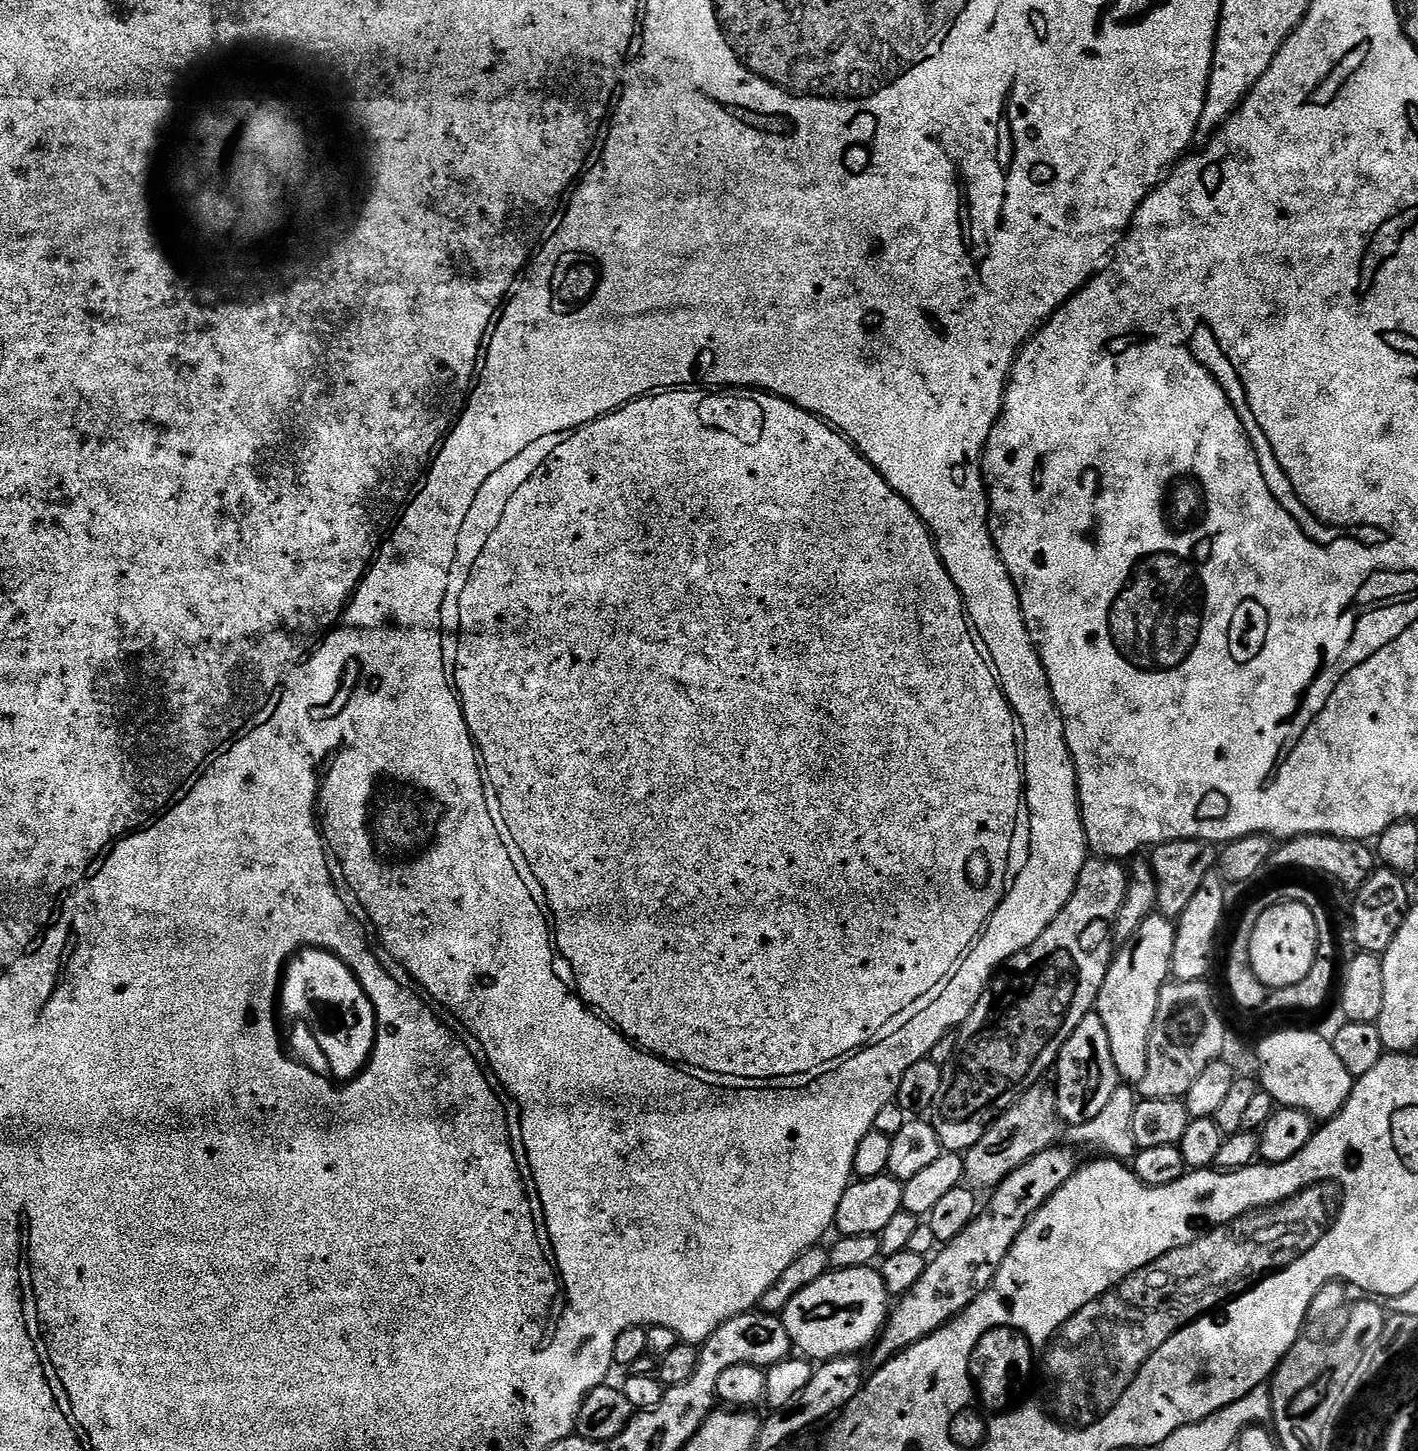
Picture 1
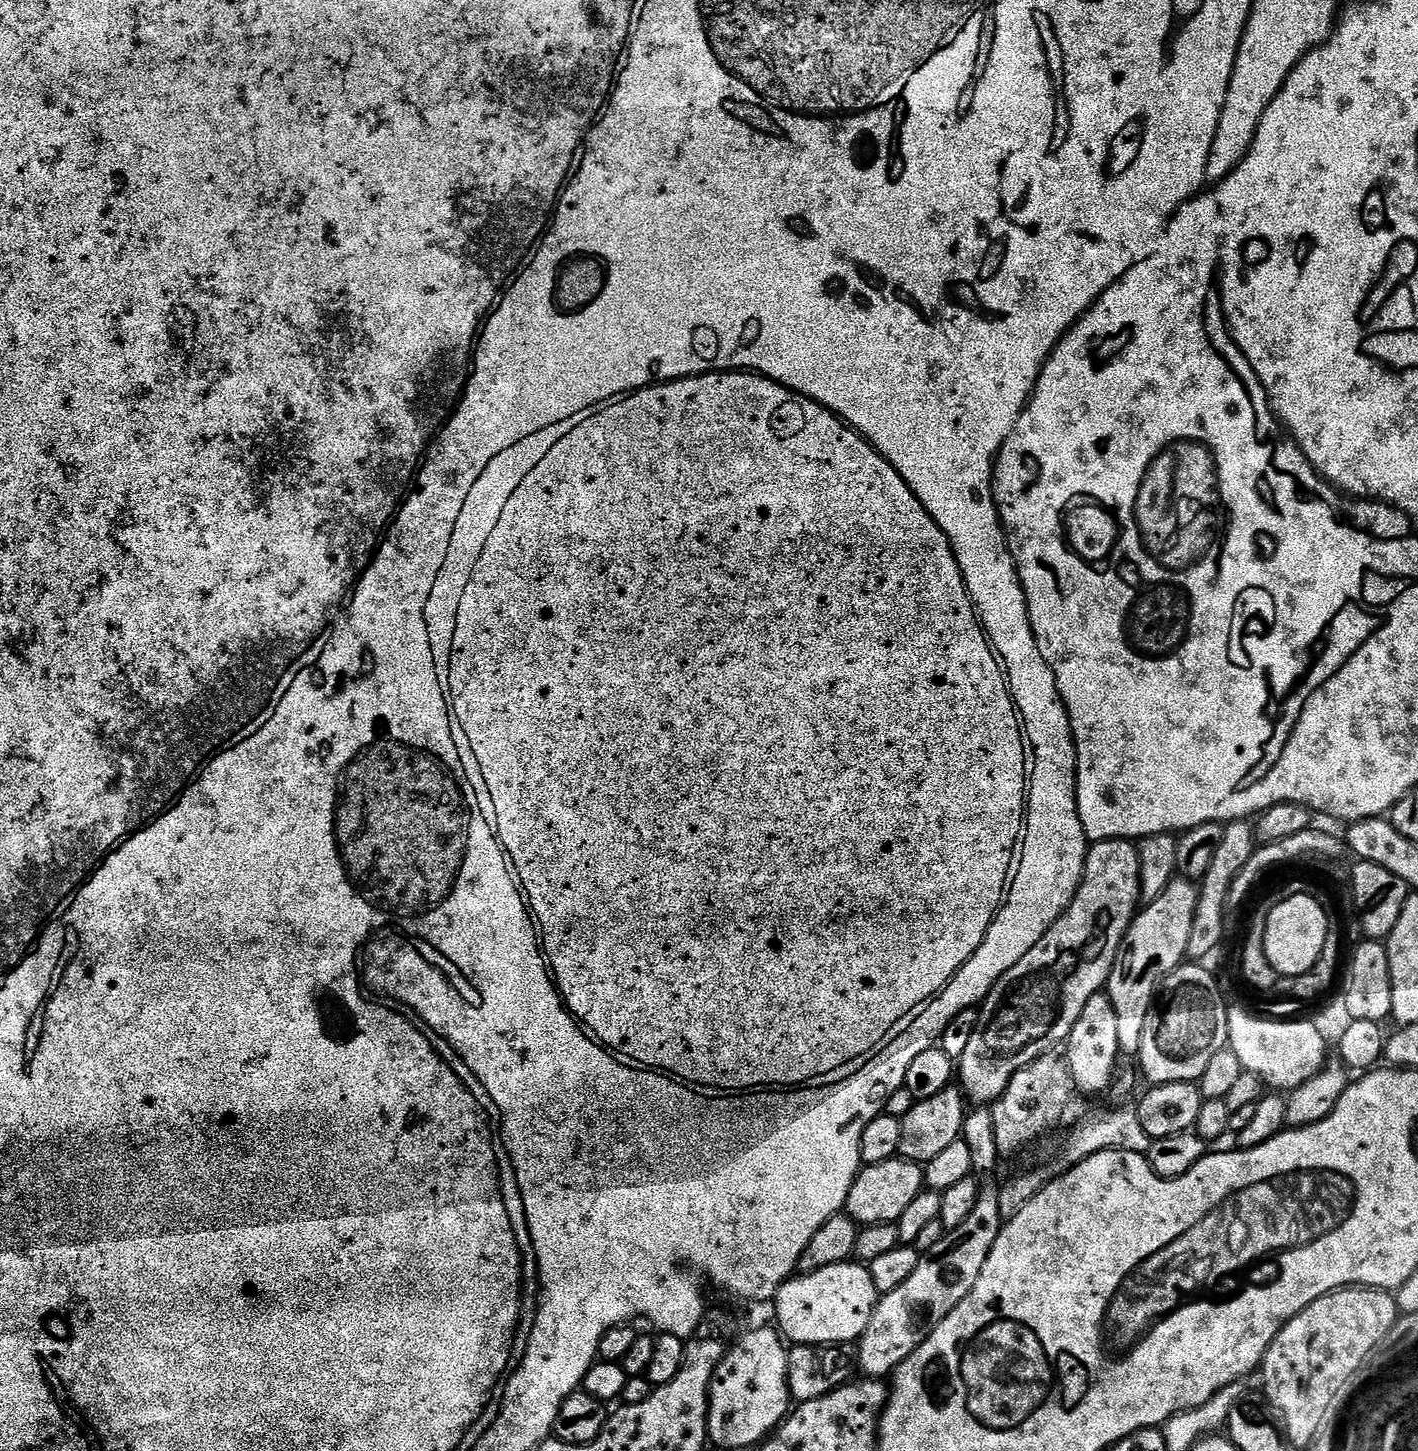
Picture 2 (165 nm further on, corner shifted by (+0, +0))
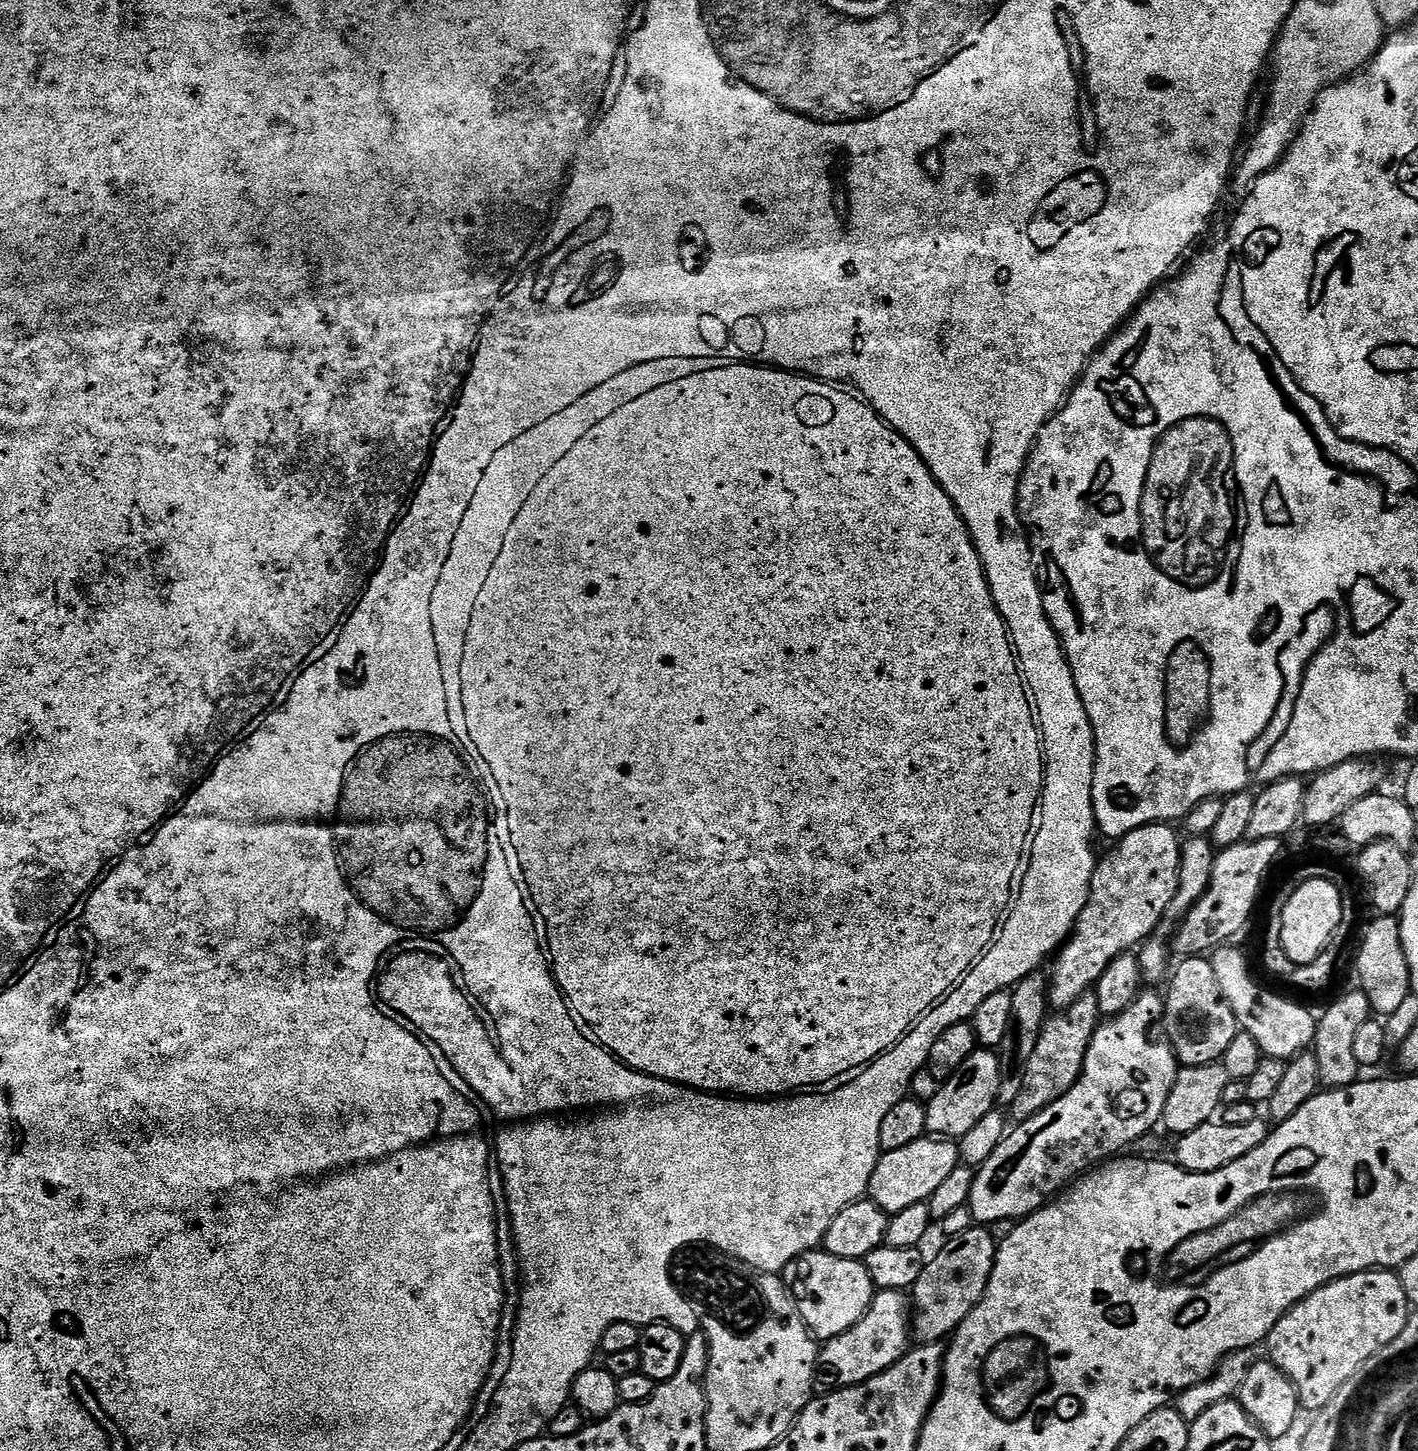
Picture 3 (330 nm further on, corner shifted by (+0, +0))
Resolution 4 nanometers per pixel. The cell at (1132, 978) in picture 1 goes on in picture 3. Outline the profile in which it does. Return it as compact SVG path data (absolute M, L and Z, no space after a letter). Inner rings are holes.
M1189 835L1181 843L1180 870L1179 870L1179 890L1178 894L1167 906L1163 923L1158 927L1152 935L1146 940L1139 949L1138 959L1140 961L1140 975L1143 983L1148 986L1156 986L1160 979L1167 977L1170 972L1170 964L1168 968L1168 952L1170 956L1170 939L1172 936L1171 926L1179 925L1184 919L1186 913L1191 910L1194 905L1204 897L1206 890L1209 888L1210 878L1213 876L1213 862L1215 860L1215 847L1211 839L1205 836Z

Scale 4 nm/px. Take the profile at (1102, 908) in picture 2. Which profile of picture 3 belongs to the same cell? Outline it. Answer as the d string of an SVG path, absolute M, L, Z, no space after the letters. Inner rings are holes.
M1165 822L1162 824L1147 824L1138 830L1134 830L1130 834L1119 837L1115 841L1116 849L1113 852L1108 852L1105 856L1099 857L1096 869L1092 875L1092 885L1090 886L1090 894L1086 906L1082 910L1082 914L1078 918L1076 925L1072 927L1072 935L1064 941L1062 947L1055 953L1054 961L1056 965L1052 968L1050 973L1050 1004L1053 1009L1063 1010L1071 1006L1079 996L1085 995L1089 990L1095 989L1096 983L1102 978L1102 974L1106 970L1106 966L1110 966L1110 962L1114 962L1114 958L1131 953L1137 946L1143 945L1152 933L1162 924L1164 915L1166 914L1167 906L1173 901L1174 896L1178 894L1179 890L1179 870L1180 870L1180 856L1181 856L1181 837L1176 837L1176 832L1171 823Z

